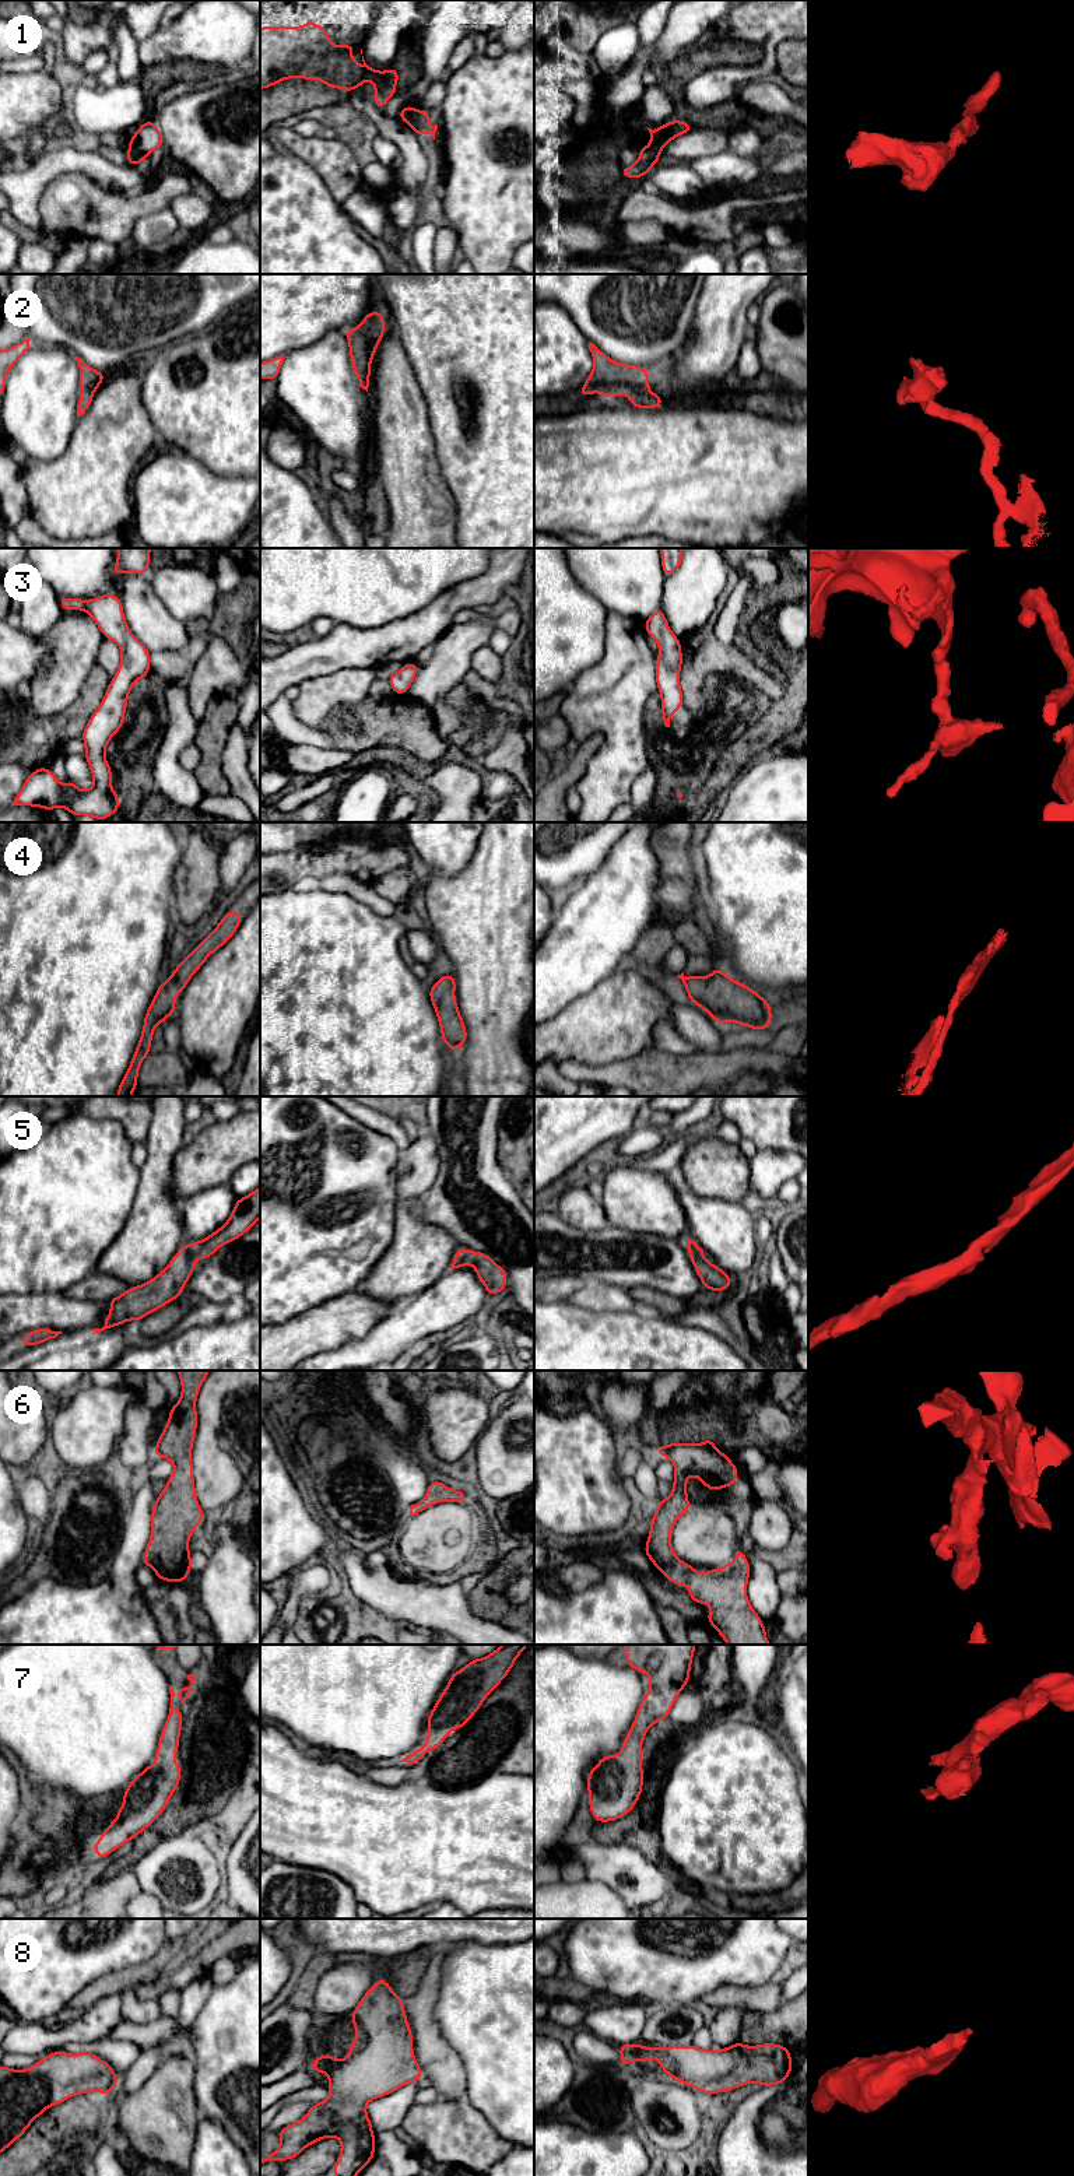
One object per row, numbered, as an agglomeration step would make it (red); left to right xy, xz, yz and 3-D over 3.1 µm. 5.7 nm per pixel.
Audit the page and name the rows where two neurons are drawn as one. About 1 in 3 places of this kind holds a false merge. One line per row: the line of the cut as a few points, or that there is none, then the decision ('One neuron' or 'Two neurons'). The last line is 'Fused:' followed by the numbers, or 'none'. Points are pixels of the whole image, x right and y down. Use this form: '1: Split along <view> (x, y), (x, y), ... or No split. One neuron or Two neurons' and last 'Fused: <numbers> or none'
1: Split along xy (130, 141), (143, 160). Two neurons
2: No split. One neuron
3: No split. One neuron
4: No split. One neuron
5: No split. One neuron
6: No split. One neuron
7: No split. One neuron
8: No split. One neuron
Fused: 1

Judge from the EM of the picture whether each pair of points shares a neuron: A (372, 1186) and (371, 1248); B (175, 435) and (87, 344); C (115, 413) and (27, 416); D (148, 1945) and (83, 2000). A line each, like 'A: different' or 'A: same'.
A: same
B: different
C: different
D: different

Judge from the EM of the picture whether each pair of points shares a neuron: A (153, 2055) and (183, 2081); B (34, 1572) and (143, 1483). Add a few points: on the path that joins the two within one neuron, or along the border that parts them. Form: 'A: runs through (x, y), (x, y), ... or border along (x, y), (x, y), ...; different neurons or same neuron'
A: border along (165, 2056), (140, 2087); different neurons
B: border along (125, 1499), (125, 1512), (119, 1532); different neurons

